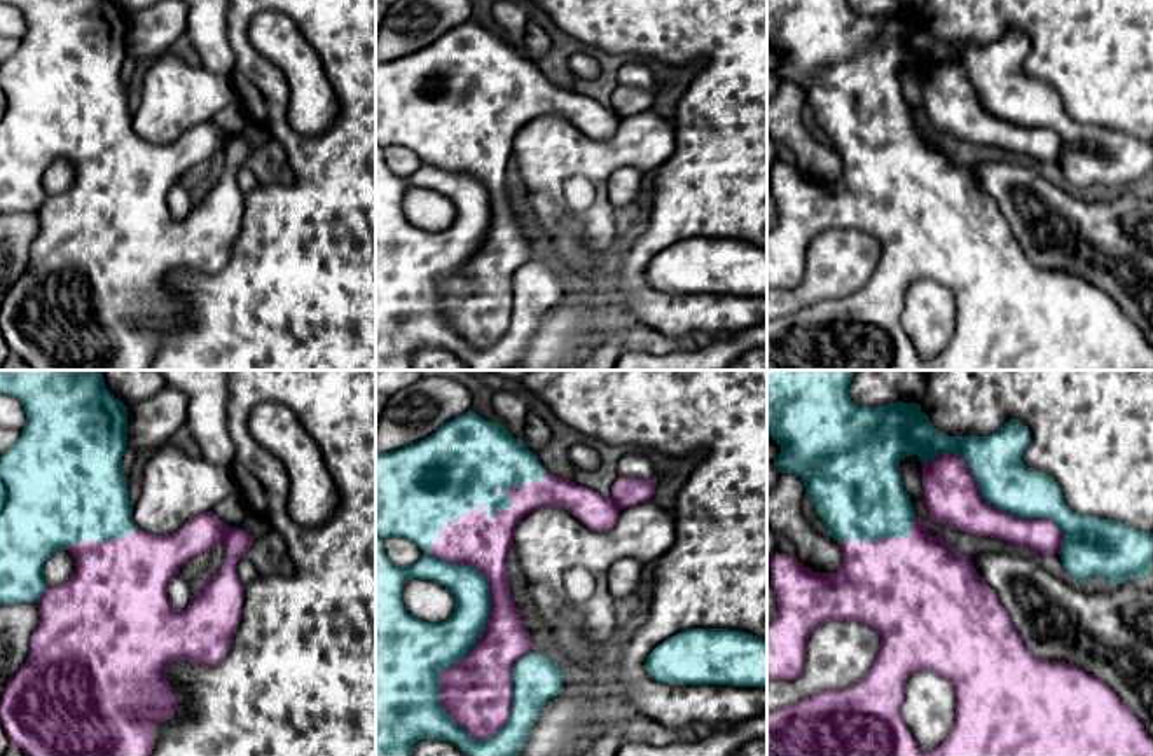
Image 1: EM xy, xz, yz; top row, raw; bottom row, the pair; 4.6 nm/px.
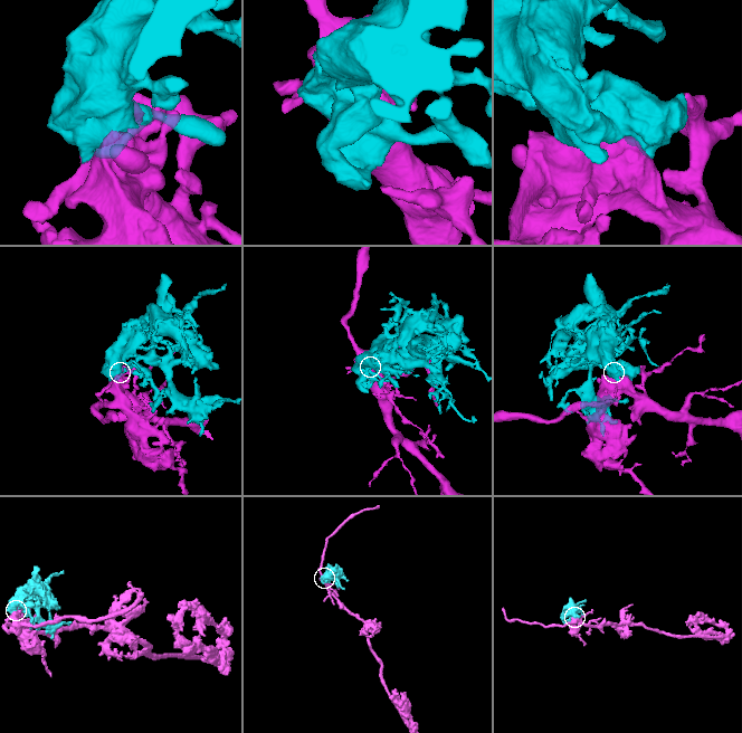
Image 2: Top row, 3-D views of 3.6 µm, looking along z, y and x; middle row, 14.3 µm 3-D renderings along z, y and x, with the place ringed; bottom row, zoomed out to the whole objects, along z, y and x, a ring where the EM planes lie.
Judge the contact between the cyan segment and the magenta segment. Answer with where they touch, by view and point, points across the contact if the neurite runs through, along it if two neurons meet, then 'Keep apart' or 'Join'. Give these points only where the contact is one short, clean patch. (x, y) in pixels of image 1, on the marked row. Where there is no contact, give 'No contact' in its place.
Touches cyan at xz (465, 566). Join

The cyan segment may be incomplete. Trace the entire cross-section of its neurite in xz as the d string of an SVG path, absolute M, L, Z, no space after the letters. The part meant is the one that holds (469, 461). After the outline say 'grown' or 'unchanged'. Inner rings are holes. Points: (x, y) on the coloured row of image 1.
M468 410L452 421L442 424L435 433L416 443L405 445L398 450L377 452L376 450L376 756L412 756L412 746L419 739L449 740L466 756L519 756L524 742L531 732L533 723L540 716L540 709L556 695L561 693L564 679L561 667L542 653L531 653L531 636L524 627L517 608L510 595L510 583L507 564L514 546L515 526L531 512L542 506L561 506L575 515L583 526L594 531L611 529L618 513L632 505L650 501L655 494L657 477L652 480L624 478L618 477L613 484L613 496L604 498L599 492L576 485L571 480L559 478L549 473L536 454L524 447L521 438L514 438L501 424L486 421L475 412ZM384 538L405 538L426 553L411 566L393 564L386 552ZM412 578L430 580L444 585L454 595L454 613L440 623L428 623L407 613L402 590Z; grown

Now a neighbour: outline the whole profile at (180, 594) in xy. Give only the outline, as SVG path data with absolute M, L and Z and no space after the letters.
M176 574L168 583L168 597L171 601L173 609L185 609L192 601L192 585L185 581L180 574Z

